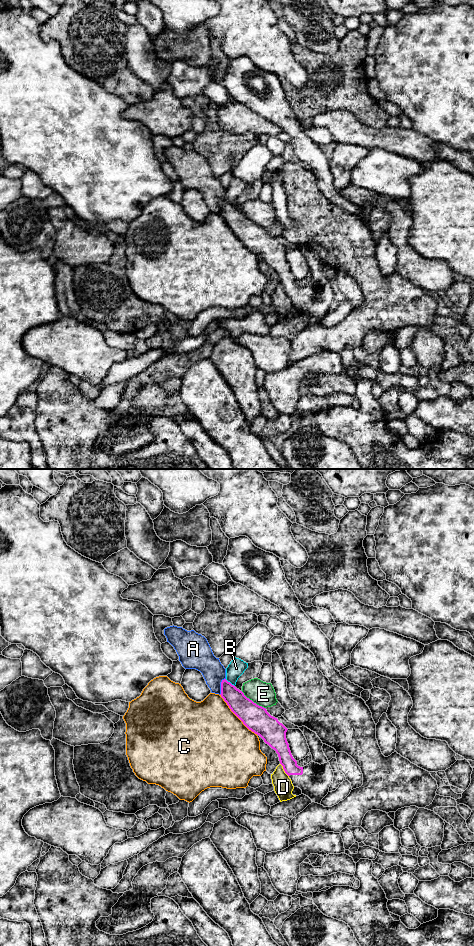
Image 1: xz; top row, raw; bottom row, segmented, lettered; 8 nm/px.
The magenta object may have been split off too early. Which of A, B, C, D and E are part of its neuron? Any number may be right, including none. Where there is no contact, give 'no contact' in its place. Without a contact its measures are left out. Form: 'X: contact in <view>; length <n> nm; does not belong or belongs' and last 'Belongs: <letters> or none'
A: contact in xz; length 140 nm; does not belong
B: contact in xz; length 100 nm; does not belong
C: contact in xz; length 440 nm; does not belong
D: contact in xz; length 130 nm; does not belong
E: contact in xz; length 240 nm; does not belong
Belongs: none

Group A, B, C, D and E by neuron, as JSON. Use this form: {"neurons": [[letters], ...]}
{"neurons": [["A"], ["B"], ["C"], ["D"], ["E"]]}

